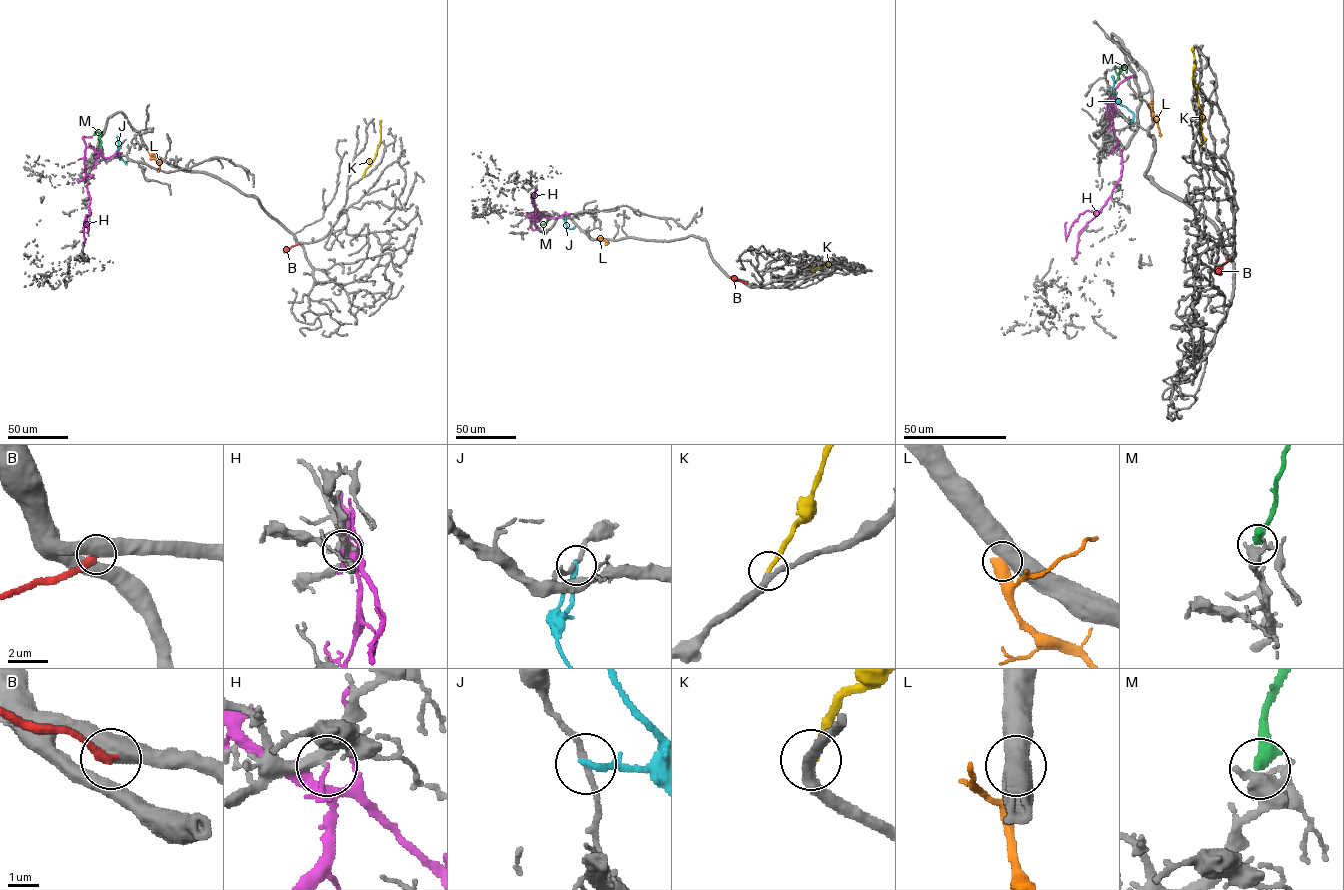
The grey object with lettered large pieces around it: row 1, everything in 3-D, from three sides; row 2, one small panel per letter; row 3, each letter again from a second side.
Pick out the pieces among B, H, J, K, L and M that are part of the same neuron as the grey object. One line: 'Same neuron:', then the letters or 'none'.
Same neuron: K

